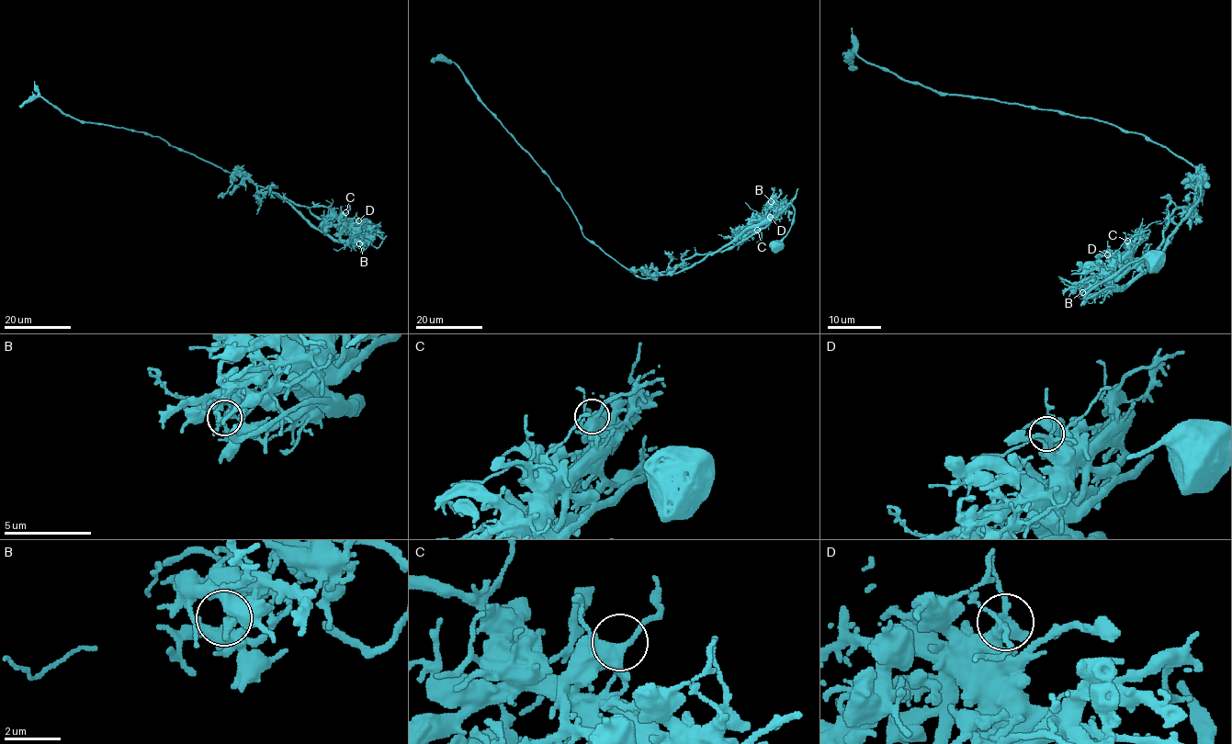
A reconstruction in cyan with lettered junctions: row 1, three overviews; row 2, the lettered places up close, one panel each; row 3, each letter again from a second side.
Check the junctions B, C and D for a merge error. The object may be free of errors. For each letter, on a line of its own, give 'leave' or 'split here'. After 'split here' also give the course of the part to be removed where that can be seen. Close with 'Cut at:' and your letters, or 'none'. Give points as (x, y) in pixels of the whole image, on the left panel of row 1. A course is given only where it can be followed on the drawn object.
B: split here | (359, 244), (349, 228), (315, 217), (306, 207), (276, 193), (259, 191), (247, 178), (235, 175), (218, 198)
C: leave
D: leave
Cut at: B

